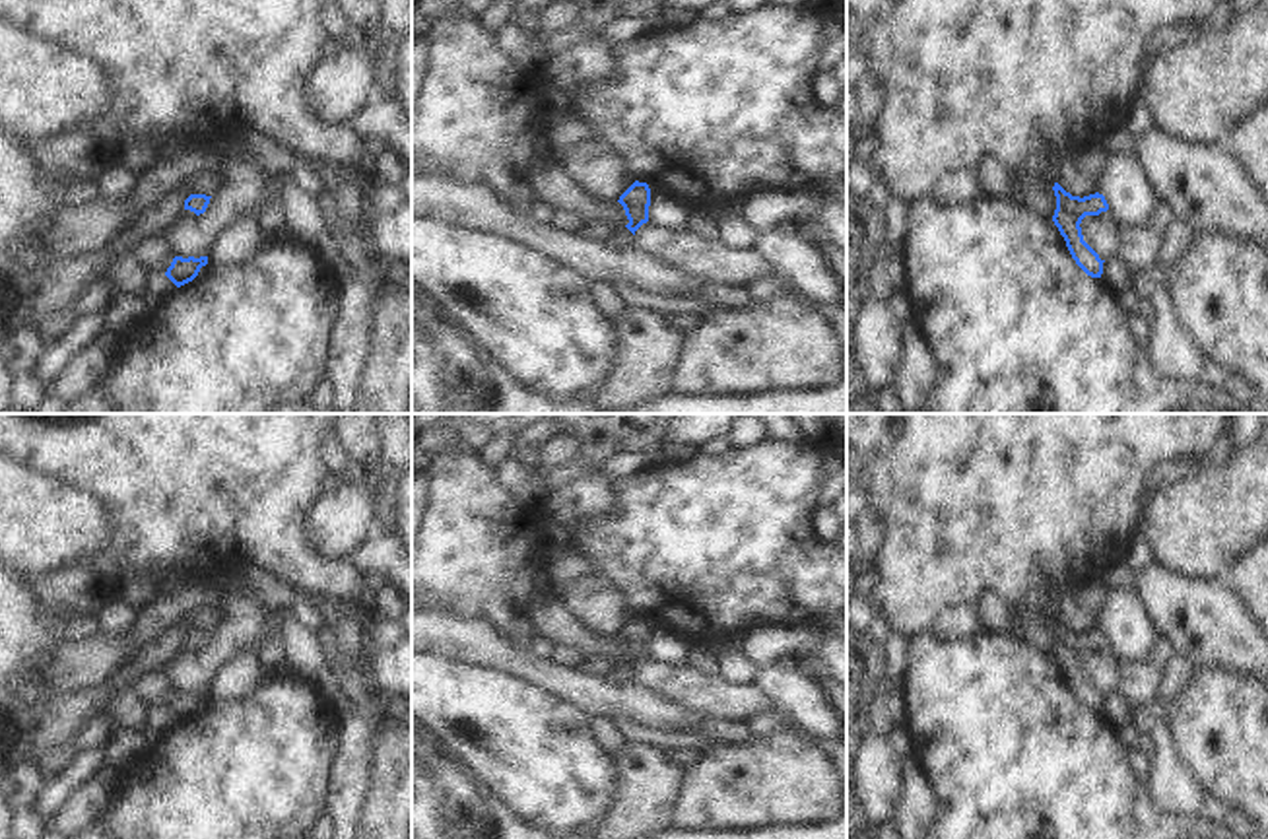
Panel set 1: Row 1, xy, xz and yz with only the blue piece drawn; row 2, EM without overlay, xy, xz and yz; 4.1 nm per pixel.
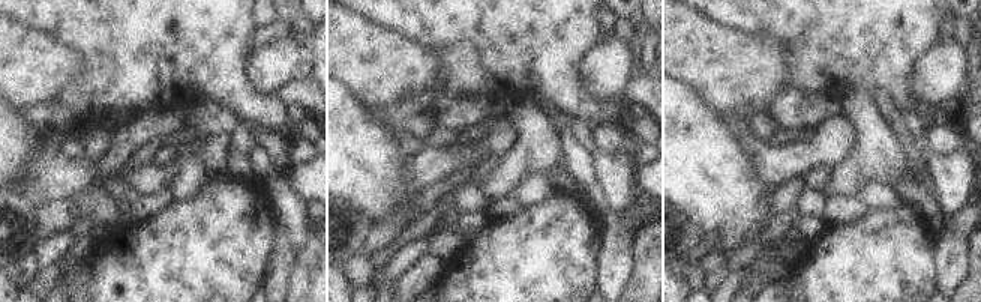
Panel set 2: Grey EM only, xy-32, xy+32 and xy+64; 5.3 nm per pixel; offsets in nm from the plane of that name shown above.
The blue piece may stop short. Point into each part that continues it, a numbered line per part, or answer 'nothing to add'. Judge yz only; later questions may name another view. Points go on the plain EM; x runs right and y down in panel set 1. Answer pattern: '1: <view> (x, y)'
1: yz (1140, 680)

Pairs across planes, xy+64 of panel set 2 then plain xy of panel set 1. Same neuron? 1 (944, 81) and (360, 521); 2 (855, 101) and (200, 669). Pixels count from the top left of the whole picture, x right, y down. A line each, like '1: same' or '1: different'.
1: same
2: same

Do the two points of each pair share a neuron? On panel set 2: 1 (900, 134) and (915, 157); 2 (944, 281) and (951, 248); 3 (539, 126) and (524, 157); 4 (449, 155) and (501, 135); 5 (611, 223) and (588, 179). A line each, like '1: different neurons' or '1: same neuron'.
1: same neuron
2: same neuron
3: same neuron
4: same neuron
5: same neuron

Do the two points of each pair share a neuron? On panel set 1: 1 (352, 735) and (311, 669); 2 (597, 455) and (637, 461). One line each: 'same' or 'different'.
1: same
2: different

